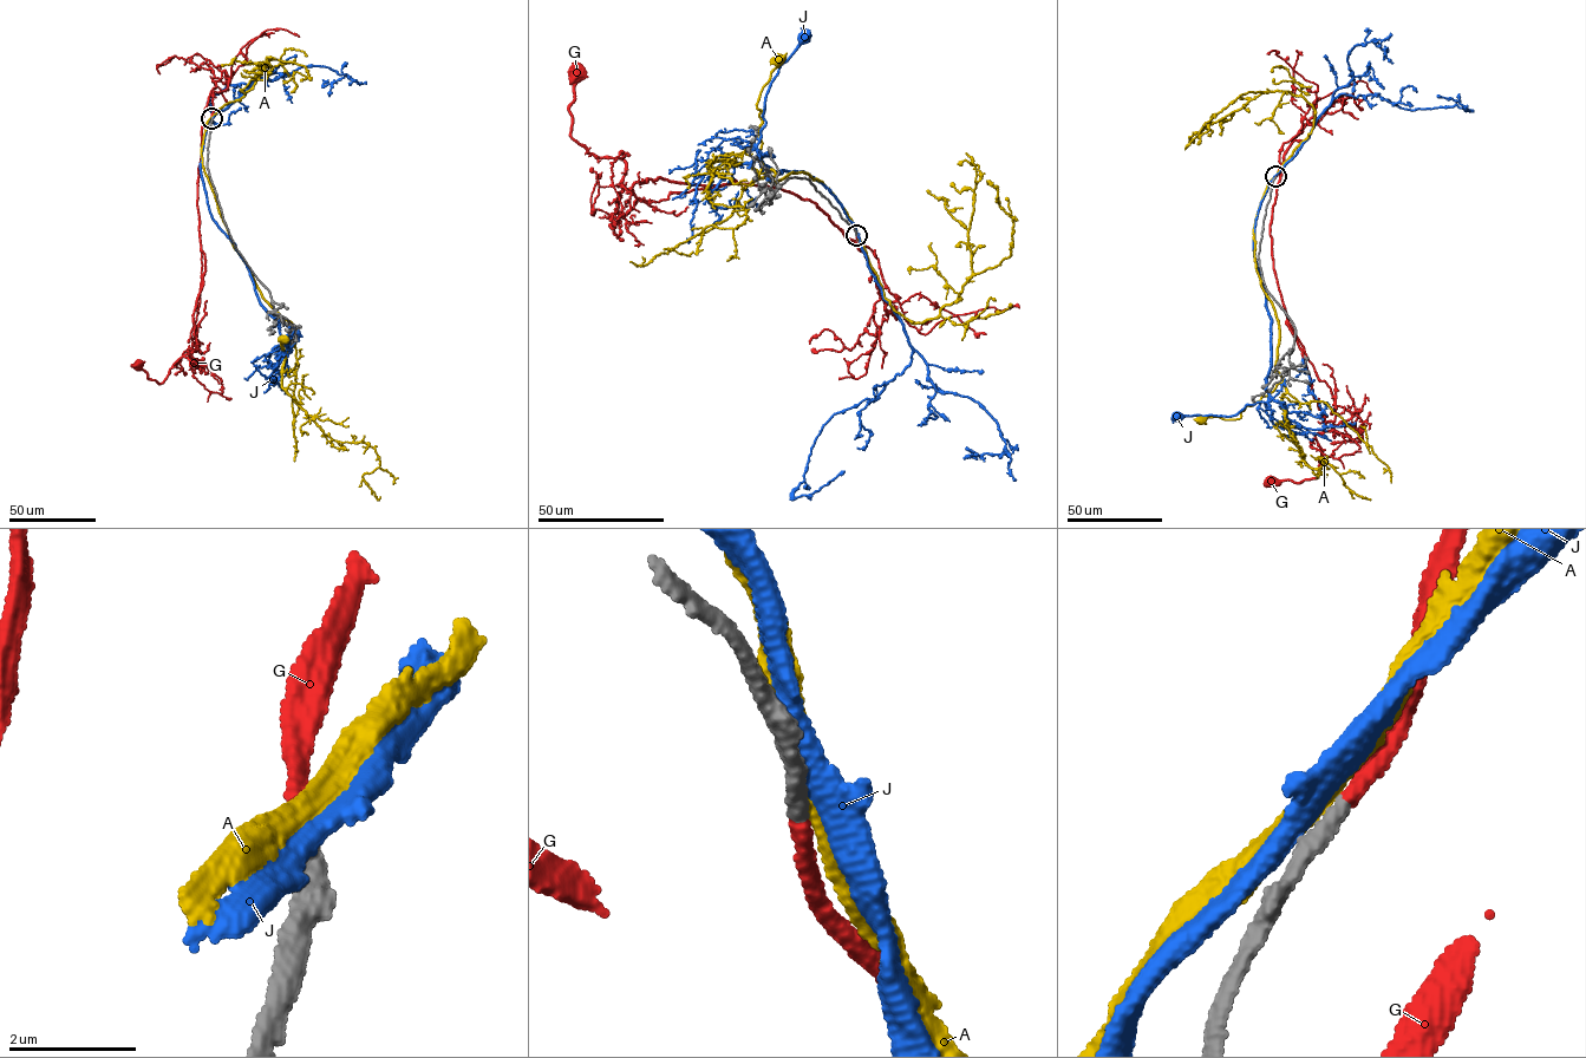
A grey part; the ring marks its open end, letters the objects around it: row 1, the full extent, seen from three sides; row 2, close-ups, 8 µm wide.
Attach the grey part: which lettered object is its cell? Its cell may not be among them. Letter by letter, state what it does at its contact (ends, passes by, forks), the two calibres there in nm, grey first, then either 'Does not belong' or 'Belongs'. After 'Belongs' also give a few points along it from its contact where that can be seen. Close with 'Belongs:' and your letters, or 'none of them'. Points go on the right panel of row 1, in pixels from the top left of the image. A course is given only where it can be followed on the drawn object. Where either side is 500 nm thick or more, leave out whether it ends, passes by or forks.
A: It passes by. Thickness 280 nm (grey) against 380 nm. Does not belong
G: It ends there. Thickness 260 nm (grey) against 300 nm. Belongs. Its course: (1276, 177), (1316, 104), (1285, 155), (1270, 235), (1286, 324), (1333, 425), (1316, 433), (1317, 477), (1274, 481)
J: It passes by. Thickness 380 nm (grey) against 400 nm. Does not belong
Belongs: G

